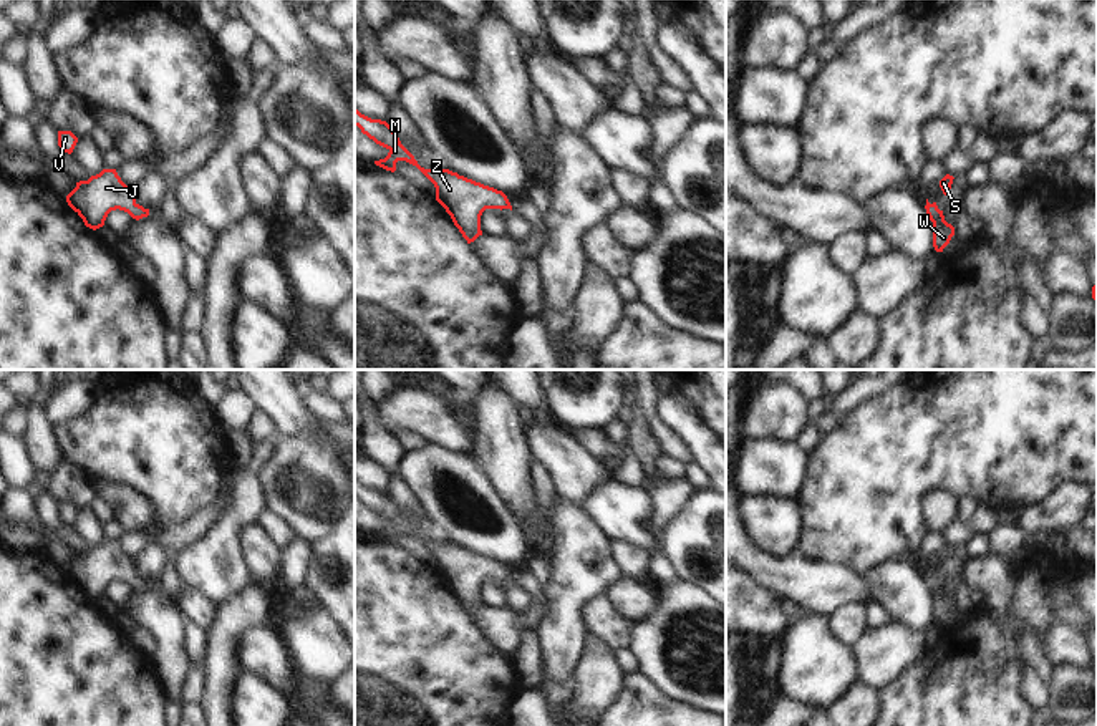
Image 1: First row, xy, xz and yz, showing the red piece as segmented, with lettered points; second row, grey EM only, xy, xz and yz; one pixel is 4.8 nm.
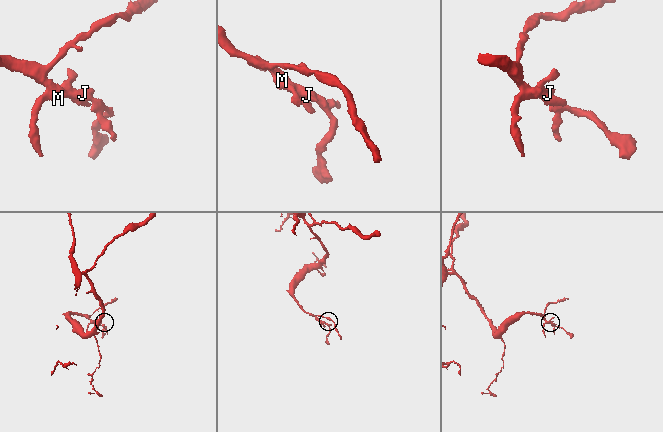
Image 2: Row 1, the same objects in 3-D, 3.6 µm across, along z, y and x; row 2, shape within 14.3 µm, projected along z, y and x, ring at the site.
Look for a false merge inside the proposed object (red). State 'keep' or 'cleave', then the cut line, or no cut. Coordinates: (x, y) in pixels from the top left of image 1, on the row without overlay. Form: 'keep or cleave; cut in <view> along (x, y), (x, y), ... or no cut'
keep; no cut

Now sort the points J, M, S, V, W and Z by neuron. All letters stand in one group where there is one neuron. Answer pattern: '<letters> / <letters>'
J M S V W Z

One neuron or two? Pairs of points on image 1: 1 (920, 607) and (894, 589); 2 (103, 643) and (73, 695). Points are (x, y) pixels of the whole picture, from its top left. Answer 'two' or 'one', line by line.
1: one
2: one

